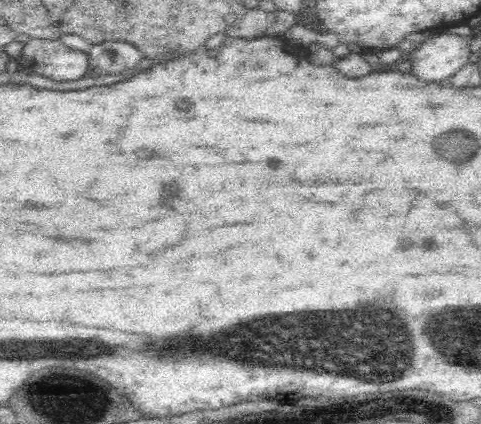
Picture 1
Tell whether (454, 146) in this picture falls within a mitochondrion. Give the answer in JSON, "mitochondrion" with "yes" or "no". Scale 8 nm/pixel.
{"mitochondrion":"yes"}

